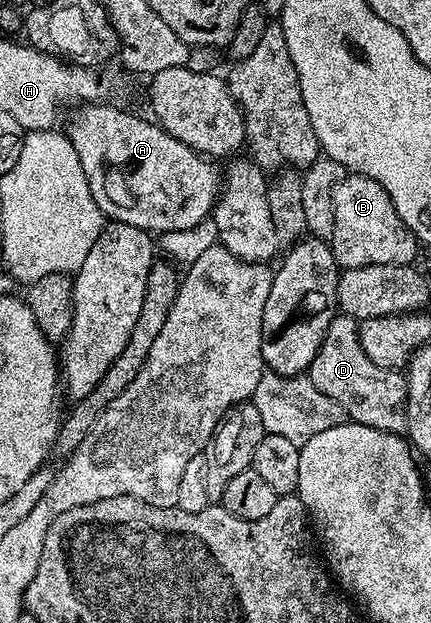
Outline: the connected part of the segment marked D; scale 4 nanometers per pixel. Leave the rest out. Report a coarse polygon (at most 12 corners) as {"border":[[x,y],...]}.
{"border":[[335,314],[310,381],[353,422],[405,432],[406,376]]}

